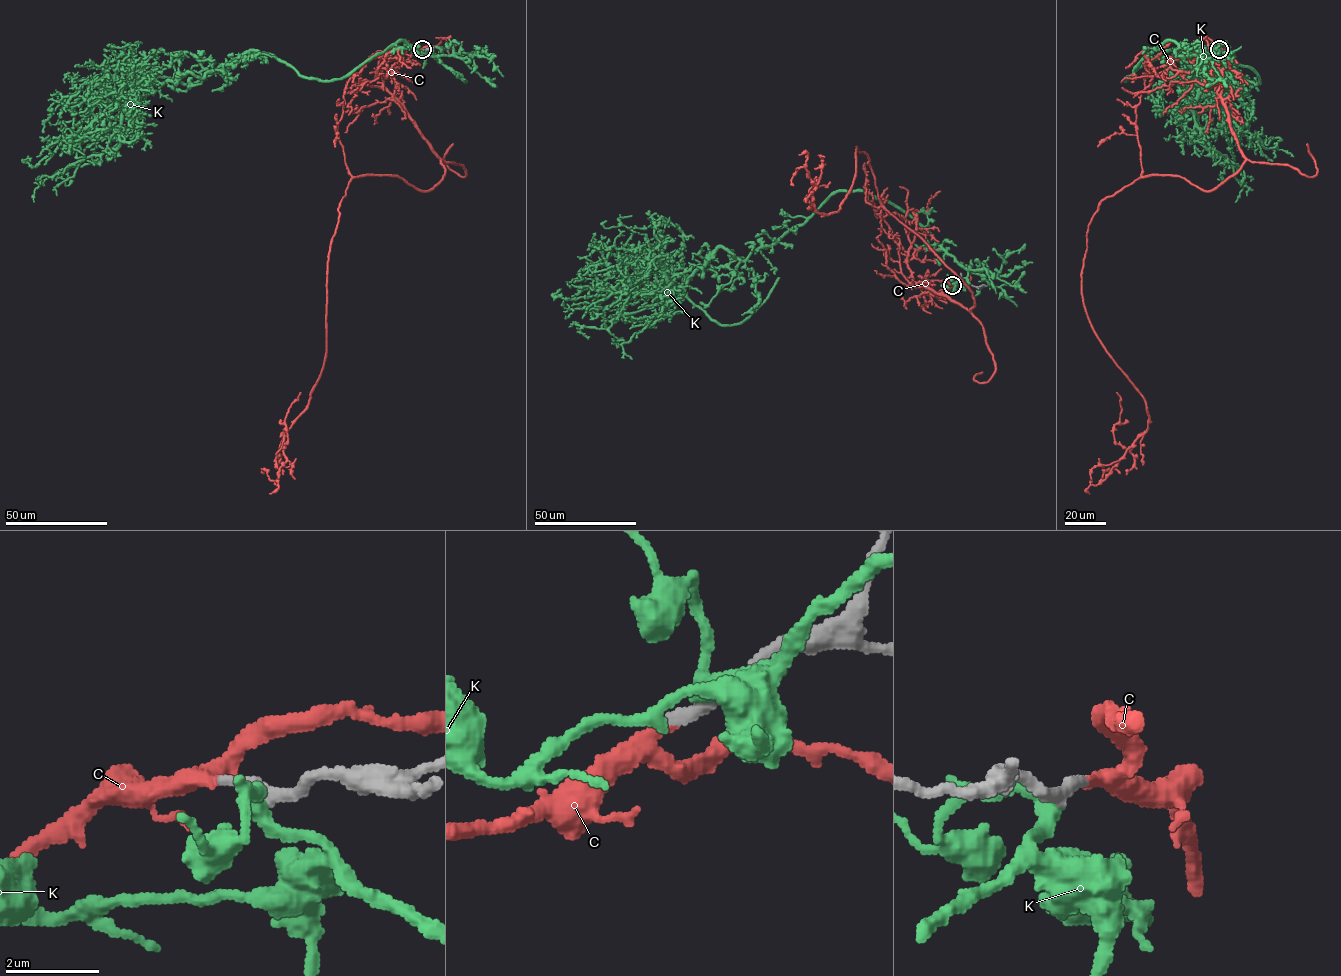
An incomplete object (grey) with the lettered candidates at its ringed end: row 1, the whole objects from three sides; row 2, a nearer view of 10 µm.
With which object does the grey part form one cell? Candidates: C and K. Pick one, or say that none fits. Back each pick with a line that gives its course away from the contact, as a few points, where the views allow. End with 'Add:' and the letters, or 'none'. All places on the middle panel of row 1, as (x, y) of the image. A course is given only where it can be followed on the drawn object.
C: course (952, 285), (921, 290), (970, 310), (856, 147), (838, 211), (815, 210), (803, 166), (793, 185)
Add: C

